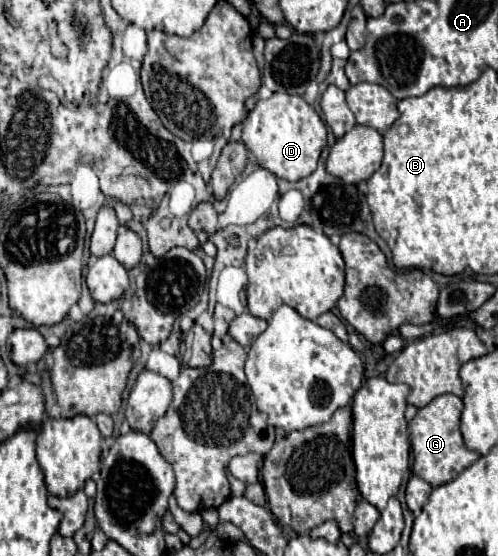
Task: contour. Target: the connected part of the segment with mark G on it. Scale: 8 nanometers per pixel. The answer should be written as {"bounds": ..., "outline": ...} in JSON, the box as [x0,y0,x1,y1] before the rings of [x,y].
{"bounds":[407,395,479,487],"outline":[[[439,395],[429,405],[421,407],[415,419],[407,427],[413,451],[413,473],[423,481],[427,481],[431,487],[449,483],[463,469],[467,469],[471,463],[479,459],[479,455],[475,451],[469,451],[463,443],[459,431],[461,411],[463,411],[463,401],[457,395]]]}

